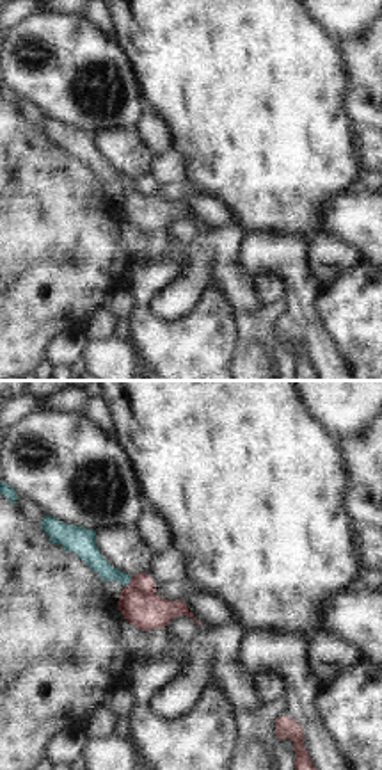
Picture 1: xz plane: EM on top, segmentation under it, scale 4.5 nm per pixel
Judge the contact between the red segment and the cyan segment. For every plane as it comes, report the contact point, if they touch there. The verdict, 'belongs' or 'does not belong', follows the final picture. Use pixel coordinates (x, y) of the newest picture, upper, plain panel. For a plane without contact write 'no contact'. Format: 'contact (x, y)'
contact (130, 184)

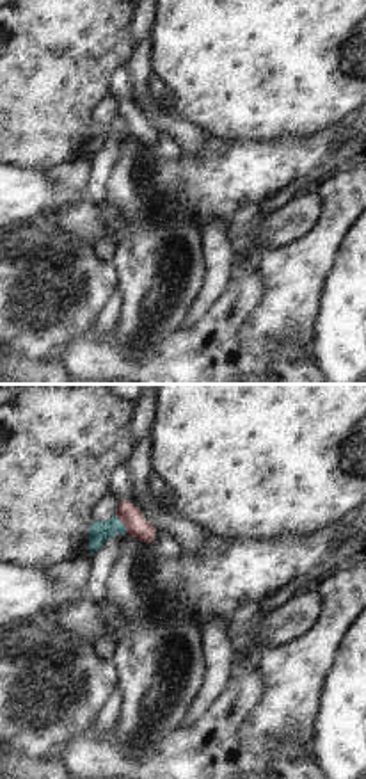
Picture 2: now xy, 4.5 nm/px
contact (121, 123)

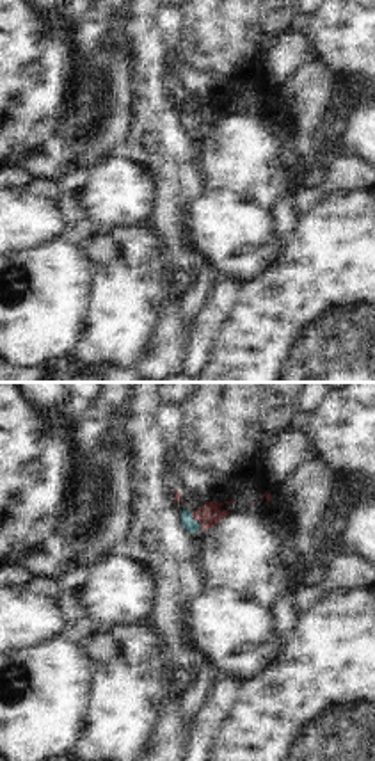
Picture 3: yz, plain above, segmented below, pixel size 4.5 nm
contact (196, 121)

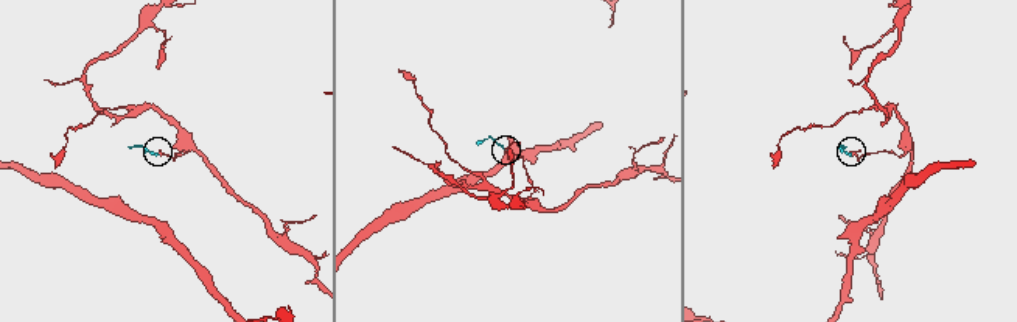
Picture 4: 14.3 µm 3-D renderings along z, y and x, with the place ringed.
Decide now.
belongs

